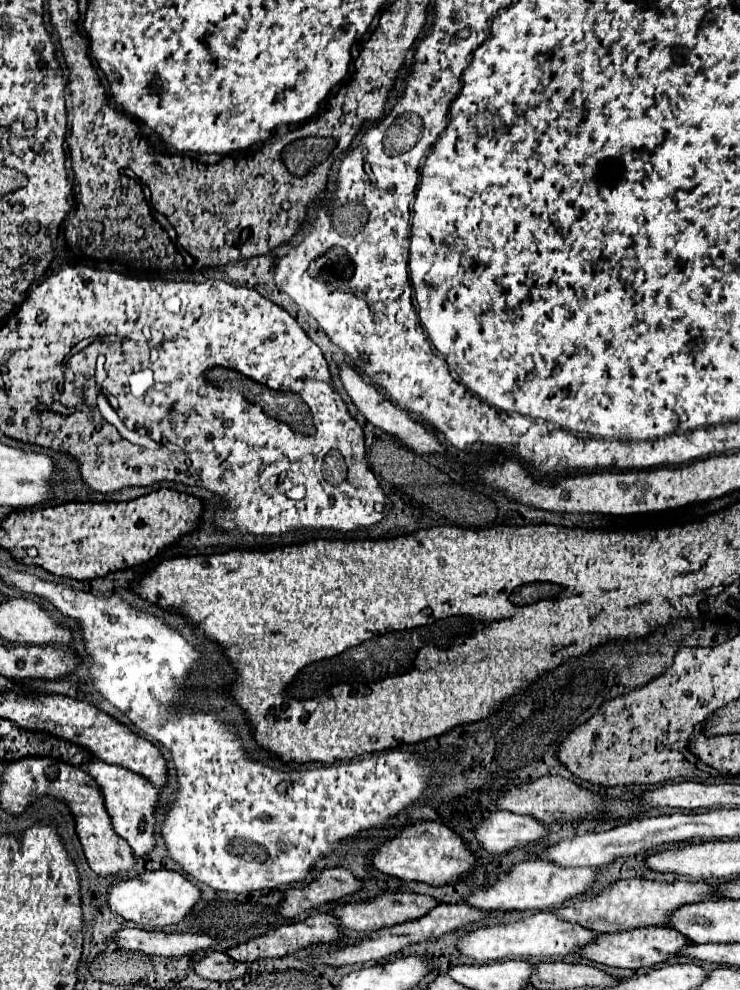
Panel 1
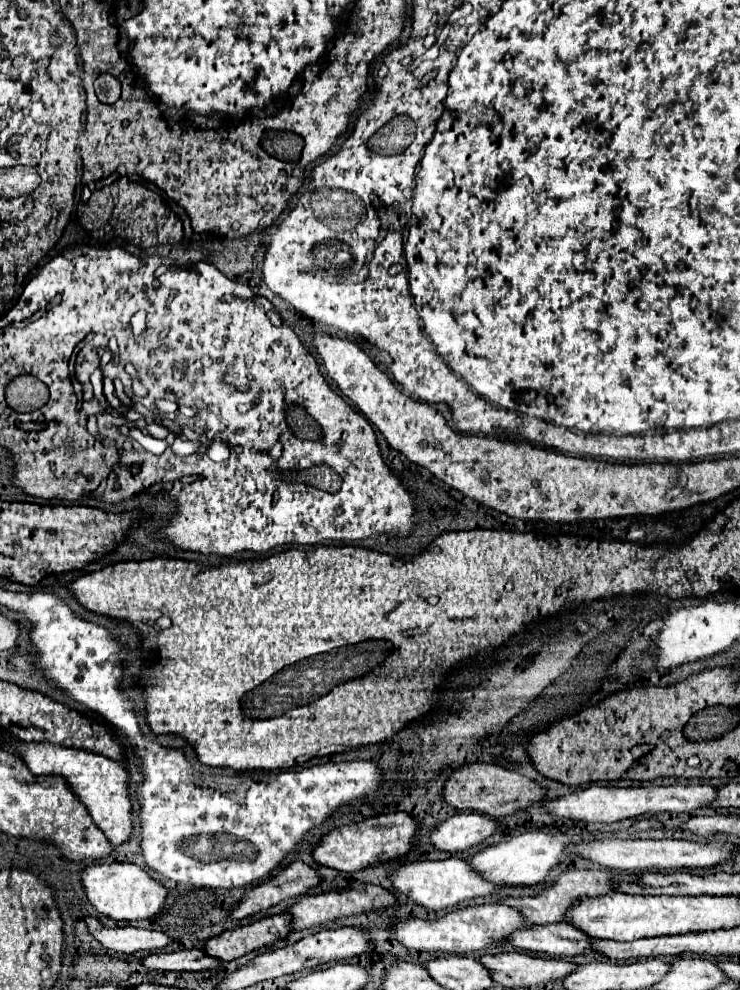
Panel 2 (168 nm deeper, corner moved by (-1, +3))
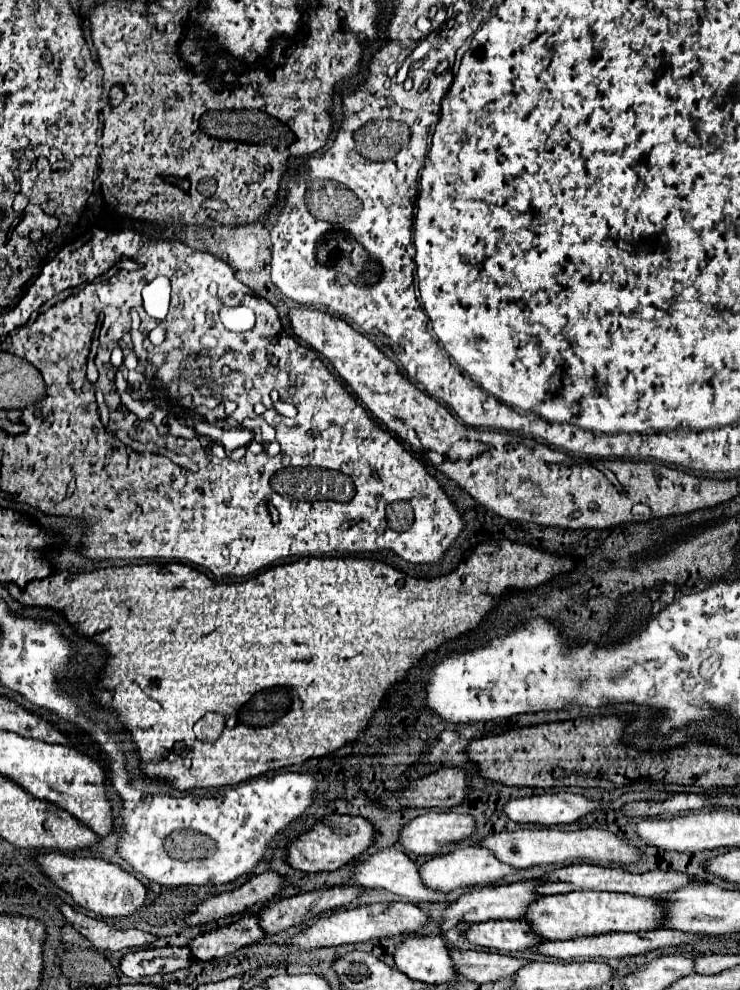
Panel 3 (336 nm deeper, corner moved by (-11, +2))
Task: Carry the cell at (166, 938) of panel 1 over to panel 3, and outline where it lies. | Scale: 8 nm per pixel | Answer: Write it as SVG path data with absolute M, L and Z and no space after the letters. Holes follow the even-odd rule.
M63 901L57 903L59 911L63 913L63 917L85 937L89 939L97 949L103 951L121 951L127 947L141 947L147 943L153 943L157 937L143 933L139 929L113 929L111 925L99 921L99 919L91 919L79 911L75 911L73 907L65 905Z

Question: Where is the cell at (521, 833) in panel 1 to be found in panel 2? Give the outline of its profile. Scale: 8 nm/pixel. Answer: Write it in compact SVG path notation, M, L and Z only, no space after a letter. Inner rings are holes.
M461 812L441 822L429 836L435 848L457 852L479 846L499 830L495 818L487 818L477 812Z

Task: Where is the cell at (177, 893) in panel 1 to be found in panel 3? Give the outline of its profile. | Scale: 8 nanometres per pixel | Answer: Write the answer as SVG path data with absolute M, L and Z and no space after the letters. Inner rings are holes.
M39 853L35 855L35 865L43 875L47 875L59 889L69 893L77 905L87 907L93 913L105 915L105 917L123 917L139 907L143 907L147 889L141 885L141 881L129 873L125 873L121 867L111 865L103 859L95 857L69 857L63 853Z

